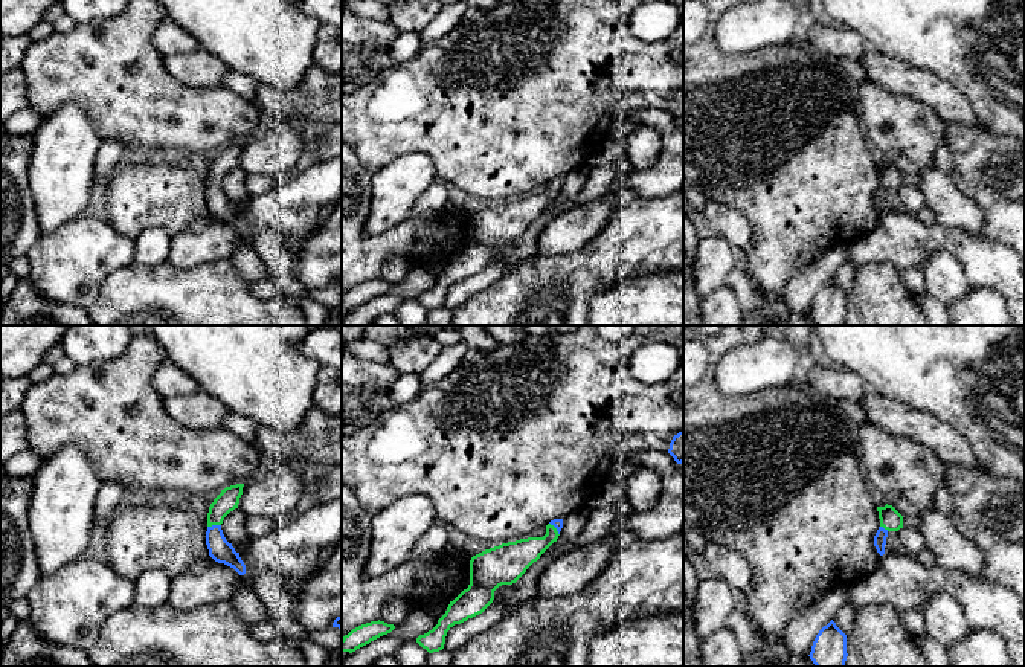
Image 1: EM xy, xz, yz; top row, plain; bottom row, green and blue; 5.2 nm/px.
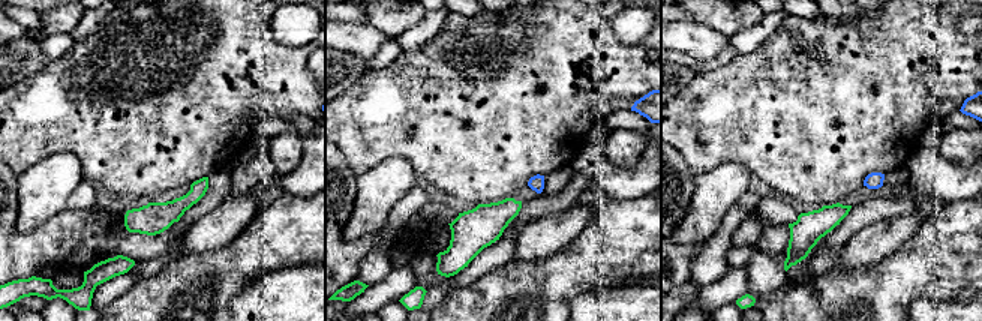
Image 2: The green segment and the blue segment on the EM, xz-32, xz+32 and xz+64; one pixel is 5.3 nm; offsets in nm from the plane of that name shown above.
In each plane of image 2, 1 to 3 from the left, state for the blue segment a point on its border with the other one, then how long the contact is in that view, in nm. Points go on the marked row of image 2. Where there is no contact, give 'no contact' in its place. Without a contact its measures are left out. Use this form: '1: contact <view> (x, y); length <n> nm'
1: no contact
2: no contact
3: no contact

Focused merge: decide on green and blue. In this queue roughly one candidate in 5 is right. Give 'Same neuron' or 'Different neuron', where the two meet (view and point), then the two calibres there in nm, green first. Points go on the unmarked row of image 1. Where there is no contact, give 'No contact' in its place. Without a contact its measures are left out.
Same neuron. Touches green at xy (214, 182). Thickness 110 nm (green) against 120 nm

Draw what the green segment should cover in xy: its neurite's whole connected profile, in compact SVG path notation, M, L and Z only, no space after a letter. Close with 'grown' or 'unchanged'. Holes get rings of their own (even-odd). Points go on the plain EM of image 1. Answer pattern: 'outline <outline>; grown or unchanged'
outline M236 142L226 145L214 157L207 171L207 189L206 189L206 203L209 214L218 220L233 226L239 234L246 232L246 223L239 215L239 211L235 209L232 201L229 201L223 192L221 182L224 176L238 166L239 156L243 153L244 142Z; grown

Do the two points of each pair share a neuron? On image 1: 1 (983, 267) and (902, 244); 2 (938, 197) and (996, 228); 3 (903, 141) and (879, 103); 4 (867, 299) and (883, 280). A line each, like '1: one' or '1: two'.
1: one
2: two
3: one
4: one

